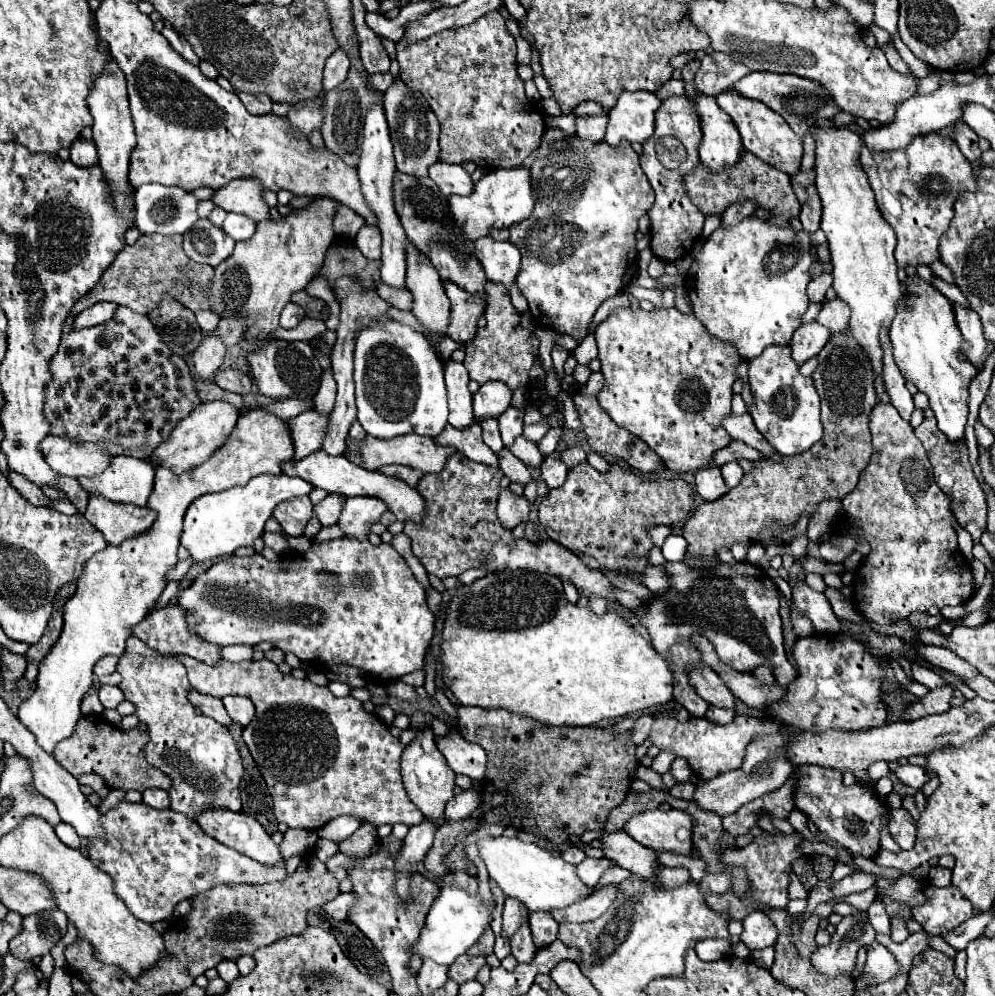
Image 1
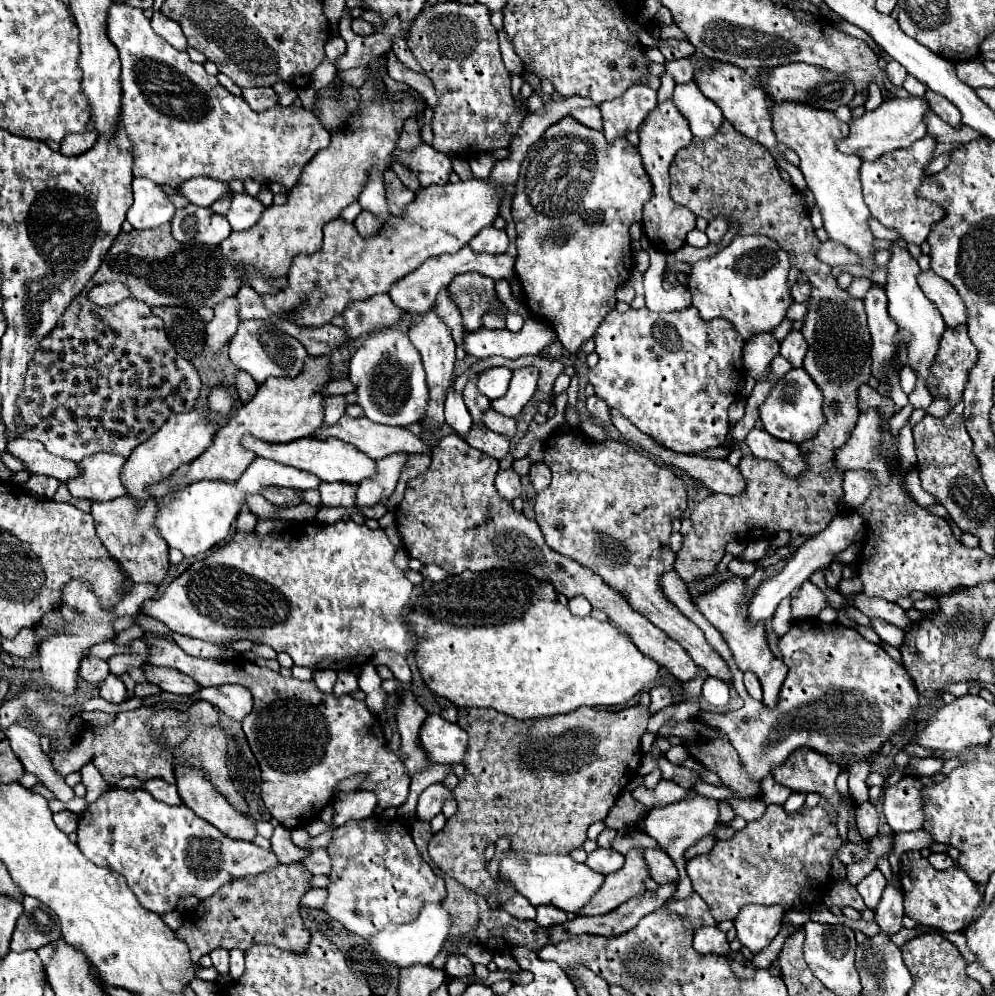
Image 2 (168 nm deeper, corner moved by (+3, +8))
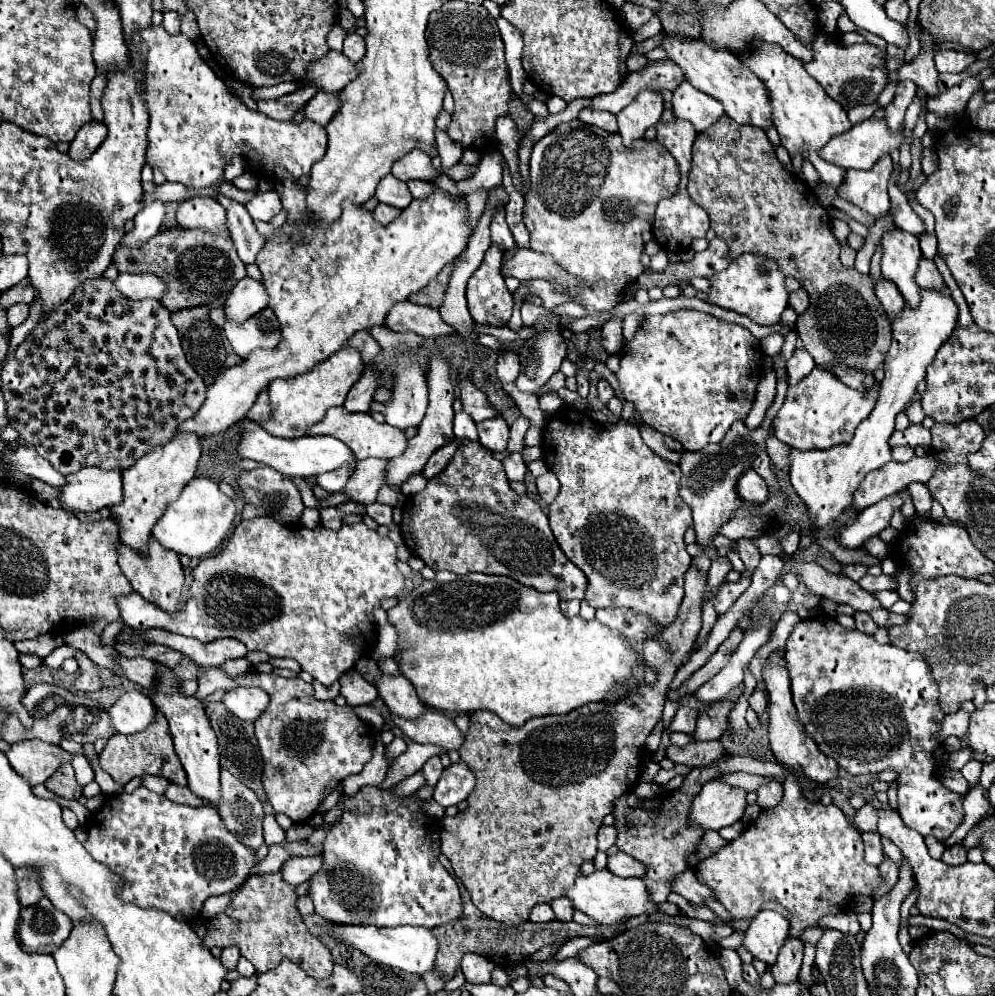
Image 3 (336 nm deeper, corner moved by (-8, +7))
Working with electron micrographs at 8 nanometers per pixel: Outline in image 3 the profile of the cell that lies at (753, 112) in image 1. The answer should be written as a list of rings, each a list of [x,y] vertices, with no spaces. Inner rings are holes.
[[[669,38],[661,42],[661,46],[667,50],[669,58],[677,62],[685,74],[685,78],[701,92],[713,96],[719,100],[725,108],[725,114],[731,116],[737,124],[749,124],[757,128],[771,128],[771,100],[767,94],[767,88],[759,78],[737,58],[731,56],[731,52],[715,50],[711,44],[703,44],[703,40],[679,40],[679,38]]]

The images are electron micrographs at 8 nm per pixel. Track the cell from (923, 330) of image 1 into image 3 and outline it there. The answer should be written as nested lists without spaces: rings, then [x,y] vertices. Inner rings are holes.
[[[897,228],[893,232],[883,234],[881,244],[883,244],[883,258],[881,258],[883,276],[899,288],[907,306],[917,308],[921,302],[921,290],[919,284],[915,282],[915,274],[919,268],[919,260],[923,258],[919,252],[919,238]]]

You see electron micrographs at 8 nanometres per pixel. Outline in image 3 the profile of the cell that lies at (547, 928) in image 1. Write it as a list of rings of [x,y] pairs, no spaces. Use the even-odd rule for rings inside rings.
[[[565,896],[555,898],[555,900],[551,902],[551,908],[553,908],[557,920],[563,920],[563,922],[571,922],[571,920],[573,920],[573,908],[571,908],[571,902],[569,902]]]

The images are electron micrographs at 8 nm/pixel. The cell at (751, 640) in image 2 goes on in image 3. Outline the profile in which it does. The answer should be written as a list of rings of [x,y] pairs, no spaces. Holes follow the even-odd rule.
[[[767,658],[763,662],[763,682],[767,686],[769,692],[769,742],[771,742],[771,750],[777,758],[779,764],[787,766],[789,770],[801,768],[801,772],[815,782],[831,782],[835,780],[839,774],[839,766],[831,756],[825,756],[823,752],[819,752],[817,744],[805,734],[803,724],[797,718],[797,710],[793,706],[791,700],[791,680],[789,680],[789,670],[779,666],[775,660]]]

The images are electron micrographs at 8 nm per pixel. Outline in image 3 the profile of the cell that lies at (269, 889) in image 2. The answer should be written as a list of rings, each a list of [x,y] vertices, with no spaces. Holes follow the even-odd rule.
[[[281,872],[249,876],[245,884],[235,892],[227,910],[209,920],[209,932],[203,938],[205,948],[237,946],[241,956],[247,958],[257,972],[267,972],[279,964],[281,958],[289,958],[299,964],[313,978],[327,978],[333,970],[331,952],[319,938],[315,938],[297,910],[295,886],[283,880]]]

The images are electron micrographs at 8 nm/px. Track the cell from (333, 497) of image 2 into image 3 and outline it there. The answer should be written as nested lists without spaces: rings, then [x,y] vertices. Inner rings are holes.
[[[379,458],[363,460],[357,464],[355,472],[347,480],[343,494],[349,496],[351,502],[371,504],[377,498],[377,490],[383,486],[383,466],[387,462]]]

